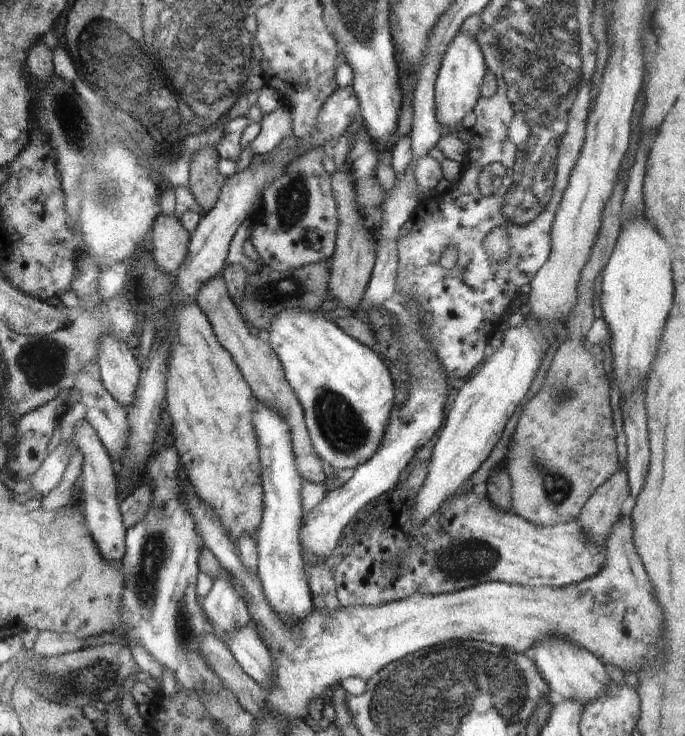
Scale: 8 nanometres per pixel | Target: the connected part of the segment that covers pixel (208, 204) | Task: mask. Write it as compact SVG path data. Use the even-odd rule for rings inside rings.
M204 145L192 153L189 162L189 188L204 213L215 207L222 185L228 179L217 169L219 159L215 149L210 145Z

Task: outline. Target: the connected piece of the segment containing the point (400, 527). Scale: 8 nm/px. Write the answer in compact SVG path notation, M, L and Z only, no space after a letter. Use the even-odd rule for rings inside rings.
M424 462L422 466L418 466L418 468L414 468L412 472L410 472L410 468L412 465L405 470L403 473L403 478L400 479L398 484L388 490L388 492L383 493L379 496L378 499L374 499L370 502L367 508L372 508L370 510L370 514L368 514L368 526L366 526L366 532L364 532L364 538L360 538L362 540L362 546L352 546L352 552L345 556L339 563L335 569L335 586L336 586L336 598L339 600L339 603L342 607L359 607L359 606L371 606L376 607L377 605L381 605L384 603L389 603L390 601L399 601L405 598L408 598L411 594L414 593L422 593L429 595L439 595L442 593L455 593L456 591L470 588L476 586L480 583L492 582L492 581L502 581L510 584L517 584L525 587L563 587L568 585L573 585L579 583L581 580L592 578L596 576L601 568L605 565L605 547L600 543L595 543L592 539L587 537L587 534L583 531L583 528L579 525L577 520L573 520L567 523L562 523L559 525L553 525L552 527L545 526L543 528L537 527L532 523L529 523L527 520L524 520L522 517L519 517L512 510L510 512L502 512L499 509L495 509L491 502L487 499L487 496L484 494L484 488L476 488L471 489L470 492L466 495L452 500L450 504L447 505L447 502L440 507L433 516L428 519L423 525L418 527L415 524L412 524L410 520L411 508L414 504L416 495L418 491L421 491L423 484L425 483L425 478L427 475L427 464L428 462ZM400 554L400 558L402 558L402 564L396 568L396 578L392 576L392 566L394 566L394 562L396 562L396 556Z

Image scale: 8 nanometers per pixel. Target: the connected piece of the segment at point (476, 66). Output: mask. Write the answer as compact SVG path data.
M459 32L447 46L435 80L435 111L441 125L450 131L464 129L462 119L473 111L480 98L480 87L486 69L477 38Z

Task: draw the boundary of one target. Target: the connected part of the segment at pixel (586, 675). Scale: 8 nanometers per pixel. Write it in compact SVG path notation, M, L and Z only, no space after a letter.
M548 637L543 643L539 643L529 654L540 671L542 678L548 683L552 692L558 692L565 699L572 699L582 705L592 703L602 697L611 682L604 664L591 652L570 643L560 637Z

